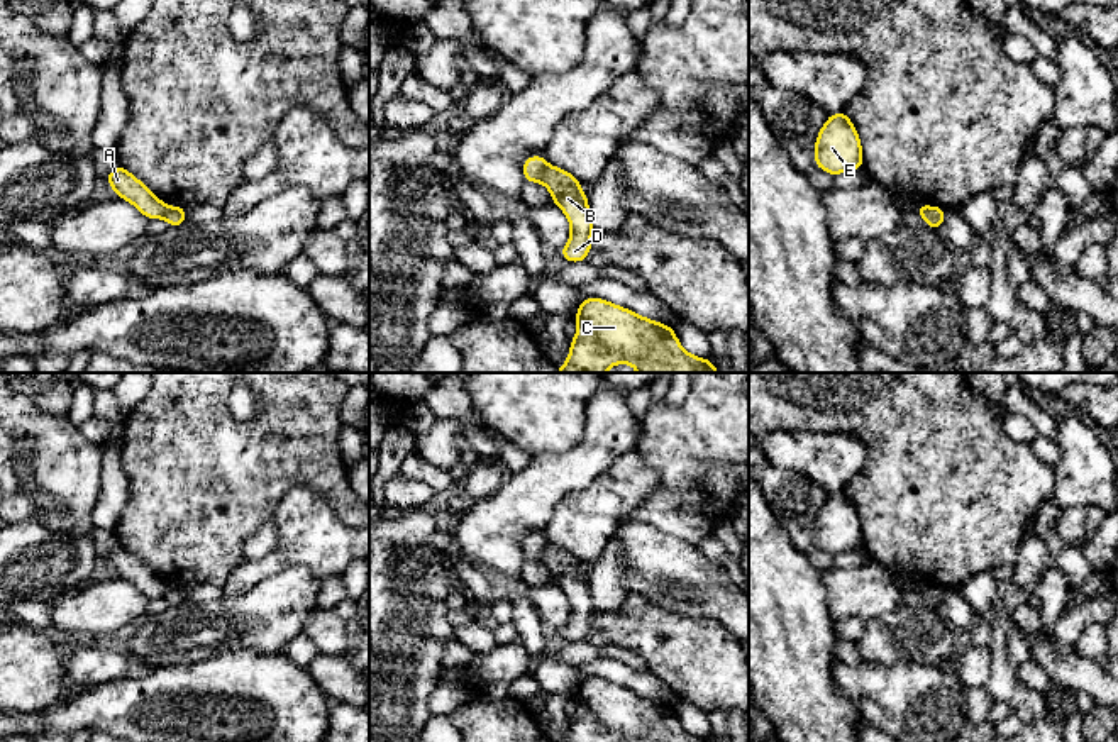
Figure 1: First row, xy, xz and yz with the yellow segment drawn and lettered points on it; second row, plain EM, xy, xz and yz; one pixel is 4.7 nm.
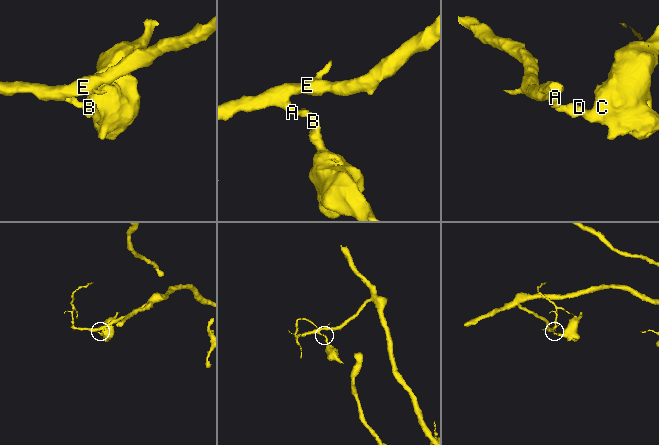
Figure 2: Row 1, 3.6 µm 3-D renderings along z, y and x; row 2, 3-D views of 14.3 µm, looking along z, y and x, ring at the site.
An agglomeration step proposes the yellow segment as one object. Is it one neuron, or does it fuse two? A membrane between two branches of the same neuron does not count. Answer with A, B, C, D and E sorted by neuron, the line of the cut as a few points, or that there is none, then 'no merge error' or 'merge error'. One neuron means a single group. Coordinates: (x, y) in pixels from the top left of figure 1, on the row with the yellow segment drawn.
A E / B C D | xz (549, 166), (541, 180) | merge error

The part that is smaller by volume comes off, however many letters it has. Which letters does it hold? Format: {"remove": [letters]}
{"remove": ["B", "C", "D"]}

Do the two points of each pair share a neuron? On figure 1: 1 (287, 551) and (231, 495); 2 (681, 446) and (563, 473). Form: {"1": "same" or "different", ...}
{"1": "different", "2": "different"}

